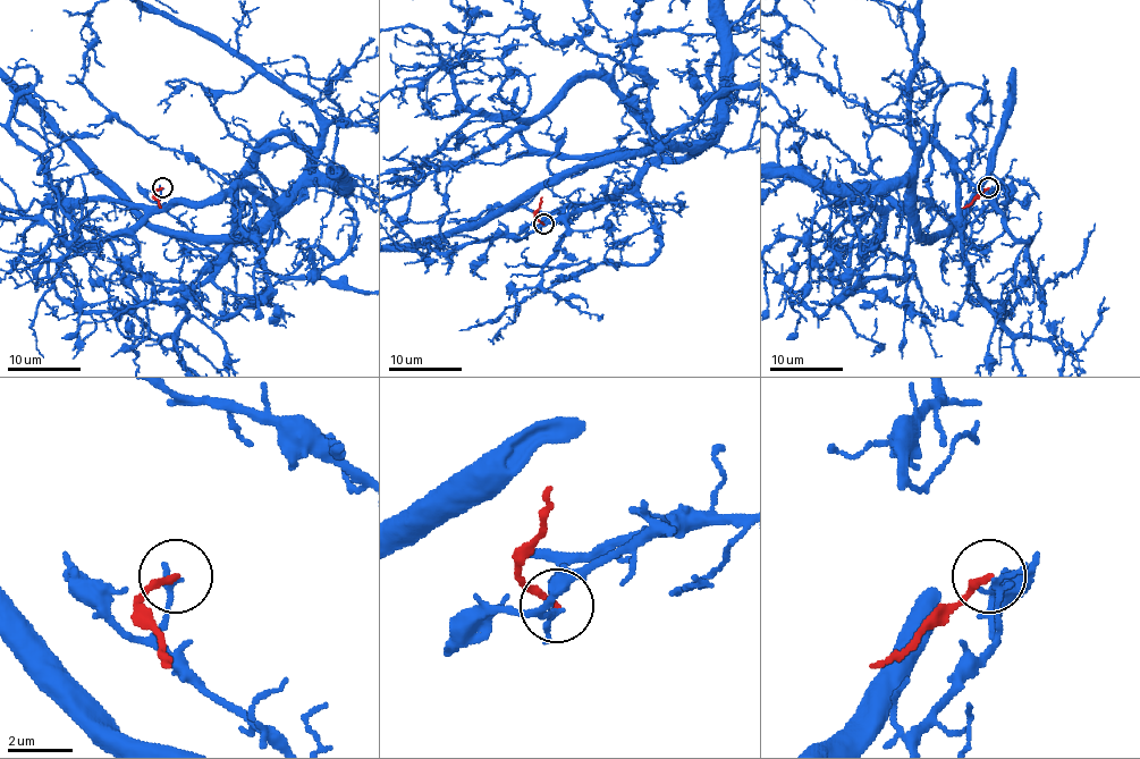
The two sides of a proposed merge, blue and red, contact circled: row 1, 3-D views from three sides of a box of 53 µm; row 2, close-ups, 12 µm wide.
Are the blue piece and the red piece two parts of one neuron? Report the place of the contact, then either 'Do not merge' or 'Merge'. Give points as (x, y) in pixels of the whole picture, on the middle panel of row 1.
Place: (543, 224). Do not merge

